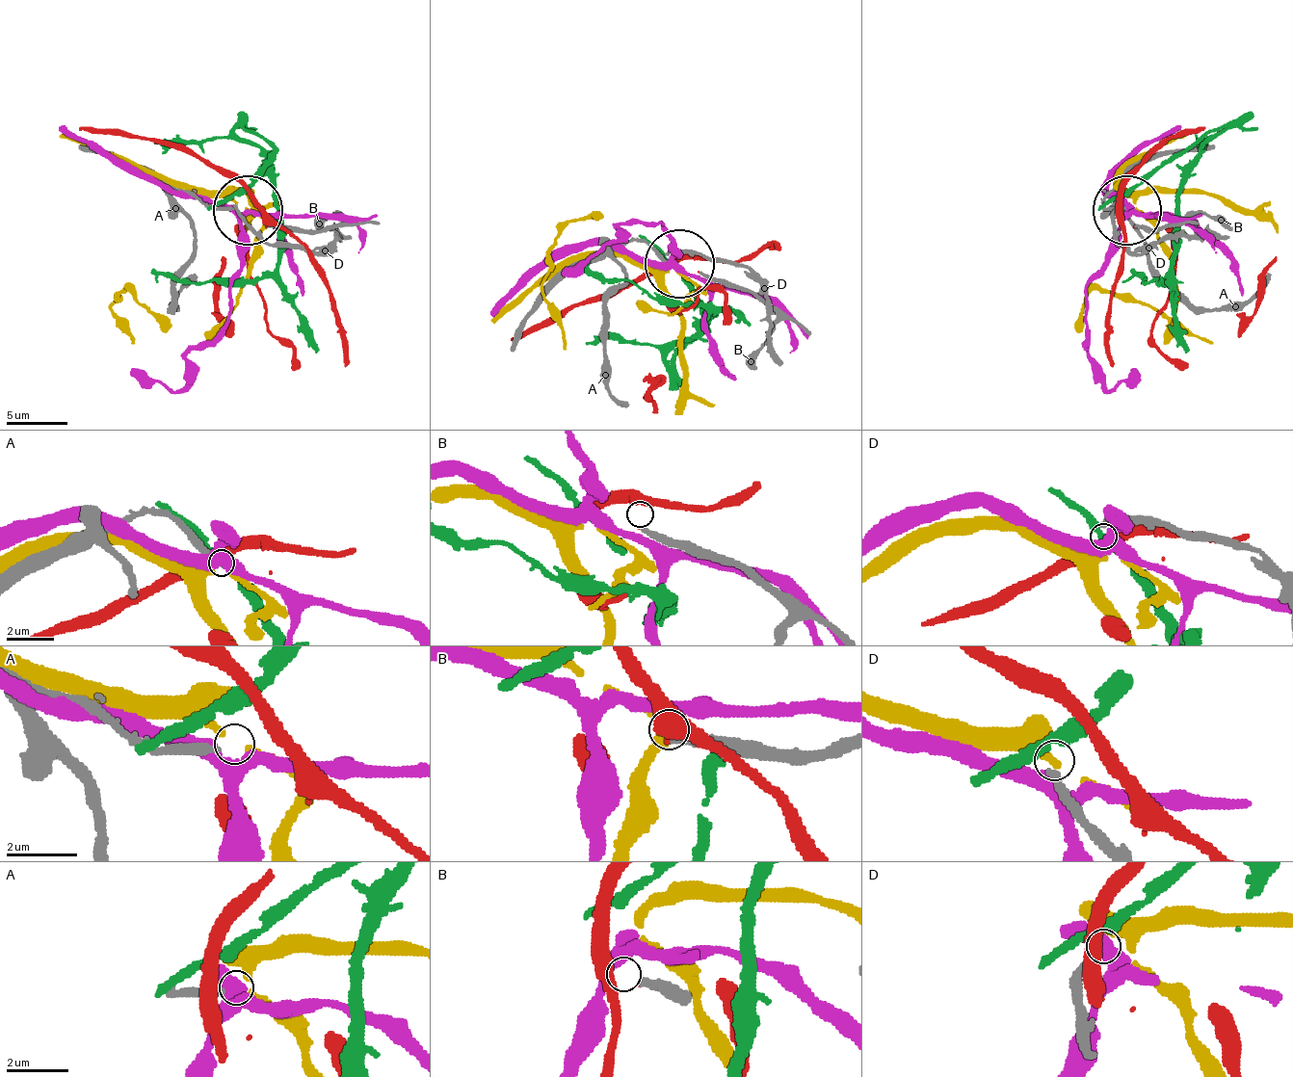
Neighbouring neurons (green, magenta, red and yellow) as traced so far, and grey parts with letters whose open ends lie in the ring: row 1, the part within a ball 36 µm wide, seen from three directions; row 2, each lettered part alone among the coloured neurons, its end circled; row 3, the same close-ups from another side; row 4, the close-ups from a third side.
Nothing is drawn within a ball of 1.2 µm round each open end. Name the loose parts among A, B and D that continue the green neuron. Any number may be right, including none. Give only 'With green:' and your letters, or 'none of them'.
With green: D

